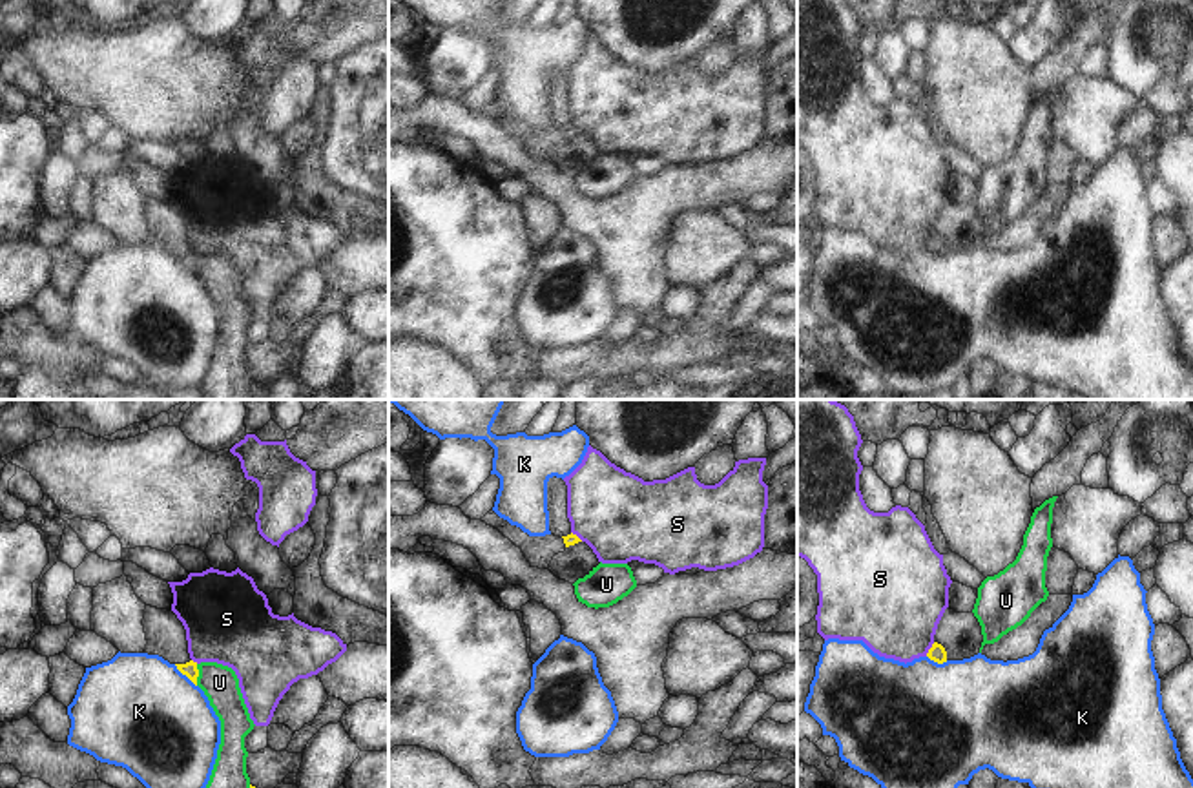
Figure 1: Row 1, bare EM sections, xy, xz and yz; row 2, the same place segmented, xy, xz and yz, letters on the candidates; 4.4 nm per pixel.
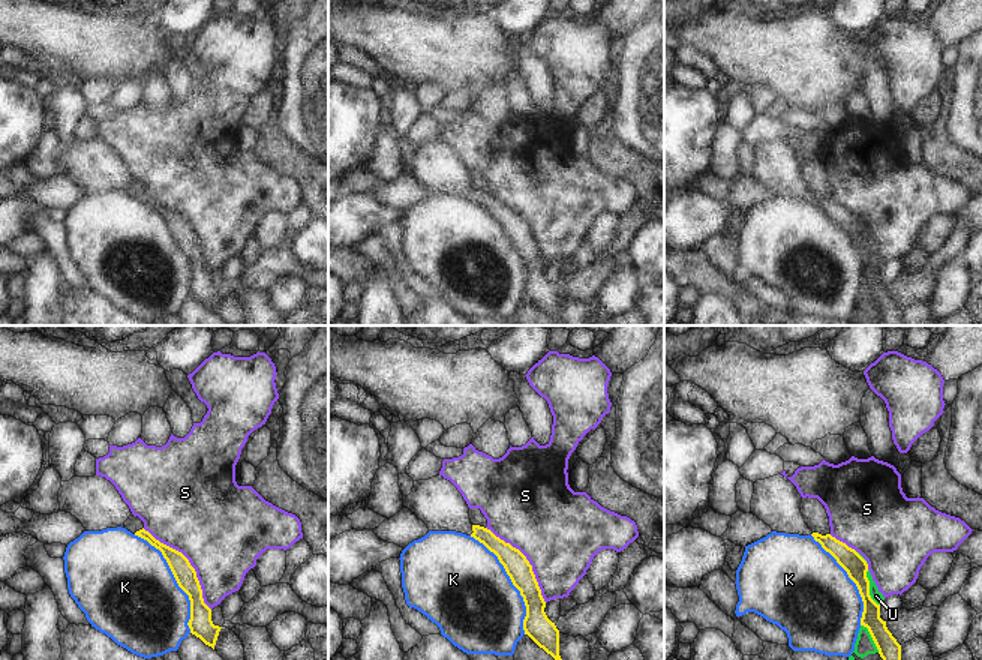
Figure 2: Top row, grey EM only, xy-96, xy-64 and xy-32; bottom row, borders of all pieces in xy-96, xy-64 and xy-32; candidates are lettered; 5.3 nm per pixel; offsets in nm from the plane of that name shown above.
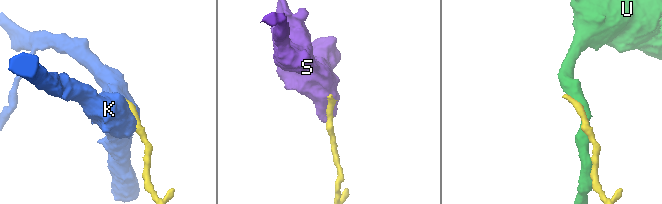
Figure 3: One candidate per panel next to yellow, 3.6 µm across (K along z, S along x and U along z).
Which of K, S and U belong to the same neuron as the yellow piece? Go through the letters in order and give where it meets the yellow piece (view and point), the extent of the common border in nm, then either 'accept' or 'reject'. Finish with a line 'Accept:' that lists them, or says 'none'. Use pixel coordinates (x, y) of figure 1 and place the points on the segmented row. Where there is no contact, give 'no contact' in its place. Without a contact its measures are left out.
K: xy (185, 673) | 140 nm | reject
S: yz (929, 650) | 80 nm | reject
U: xy (197, 675) | 100 nm | reject
Accept: none

